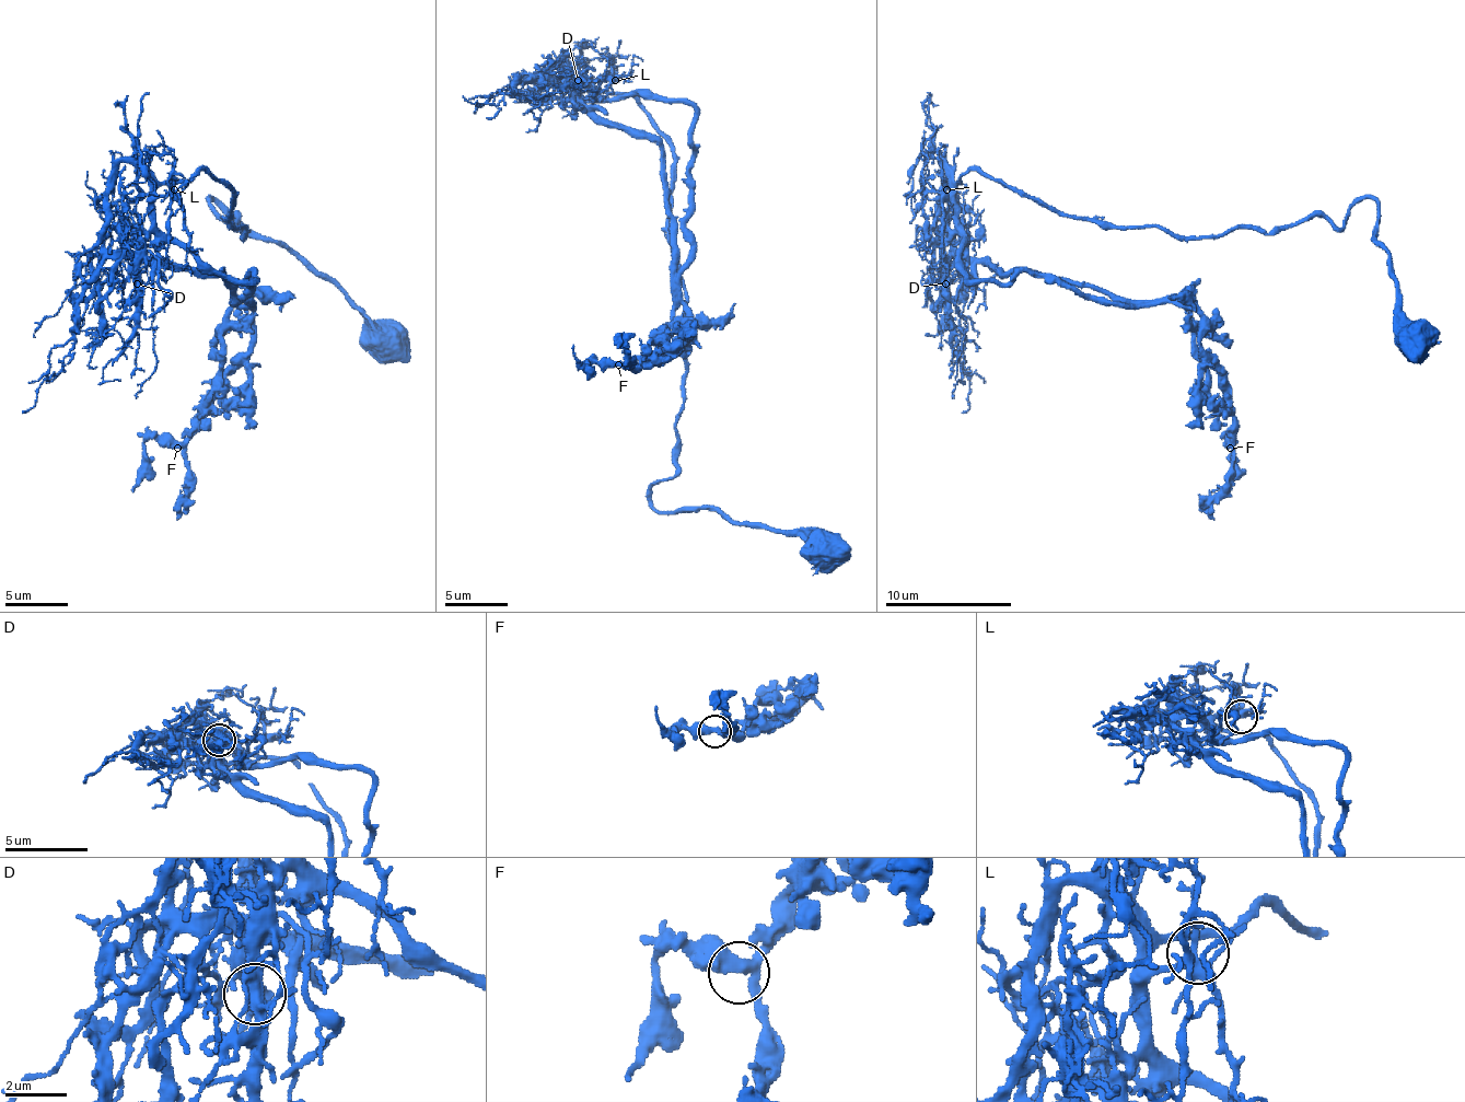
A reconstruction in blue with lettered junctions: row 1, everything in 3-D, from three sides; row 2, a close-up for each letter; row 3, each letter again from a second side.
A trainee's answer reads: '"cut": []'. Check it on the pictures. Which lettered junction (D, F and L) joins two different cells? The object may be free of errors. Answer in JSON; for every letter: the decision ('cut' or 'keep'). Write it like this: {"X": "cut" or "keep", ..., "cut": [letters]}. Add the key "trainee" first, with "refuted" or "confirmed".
{"trainee": "refuted", "D": "cut", "F": "keep", "L": "keep", "cut": ["D"]}

